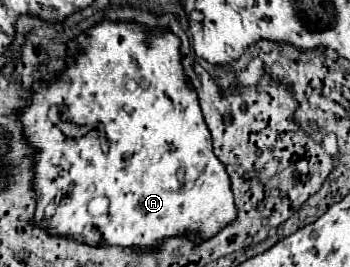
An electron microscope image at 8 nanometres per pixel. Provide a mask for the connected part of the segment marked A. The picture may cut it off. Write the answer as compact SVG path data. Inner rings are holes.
M104 20L95 26L91 26L89 30L85 30L83 34L79 34L75 40L67 42L67 50L71 56L71 64L65 66L63 70L55 72L55 80L37 80L31 86L31 94L27 98L27 106L19 108L19 120L23 124L23 138L25 142L33 148L33 188L37 194L37 208L35 208L35 216L31 220L31 224L43 228L49 236L61 236L61 238L77 238L77 234L81 234L81 230L85 226L95 226L101 234L101 242L109 244L109 246L119 246L119 248L139 248L139 250L159 250L159 246L169 240L169 238L187 238L193 244L201 244L209 238L213 238L215 234L219 234L225 226L229 226L233 220L237 220L237 206L235 206L235 198L233 198L233 190L231 190L231 176L227 174L227 166L215 156L213 152L213 138L211 132L207 128L207 122L203 118L201 106L199 106L199 98L197 98L197 90L191 84L191 78L185 74L183 64L181 64L181 40L171 32L165 30L161 36L151 36L151 28L139 24L139 22L112 22ZM55 104L61 112L61 118L77 128L81 126L89 126L89 134L69 140L65 136L61 136L57 132L55 136L55 126L51 126L47 122L47 110L49 106ZM179 166L185 166L185 182L181 184L175 176ZM95 196L107 196L109 198L109 210L103 216L91 216L87 212L87 204L95 198Z

